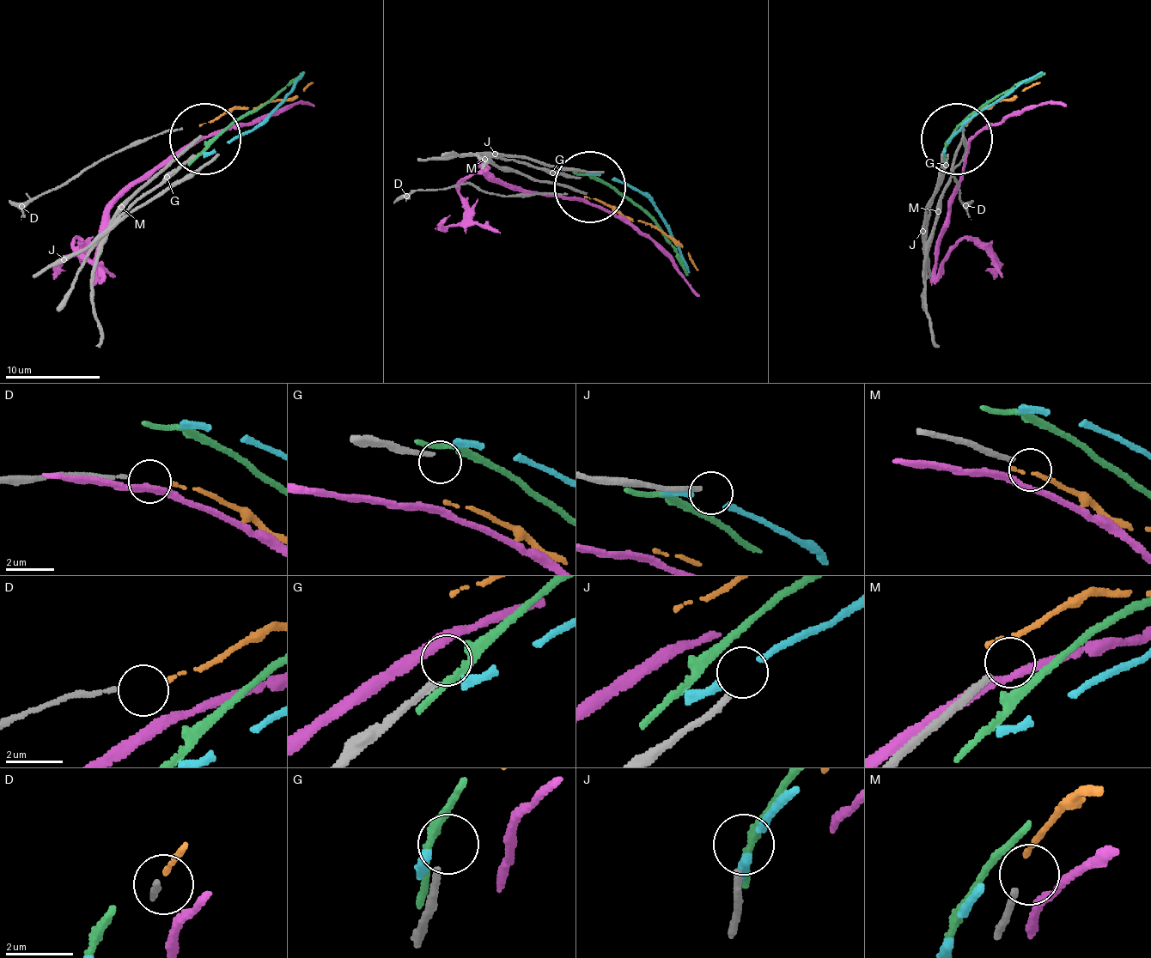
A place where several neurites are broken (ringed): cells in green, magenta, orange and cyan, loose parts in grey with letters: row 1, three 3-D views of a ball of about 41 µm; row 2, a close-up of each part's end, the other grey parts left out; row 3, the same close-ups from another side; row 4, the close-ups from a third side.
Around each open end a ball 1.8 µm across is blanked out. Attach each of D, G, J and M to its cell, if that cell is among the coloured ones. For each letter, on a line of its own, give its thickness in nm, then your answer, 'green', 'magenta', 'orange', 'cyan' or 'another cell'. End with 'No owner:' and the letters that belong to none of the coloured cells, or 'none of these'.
D: calibre 160 nm; orange
G: calibre 200 nm; another cell
J: calibre 200 nm; another cell
M: calibre 220 nm; another cell
No owner: G, J, M

